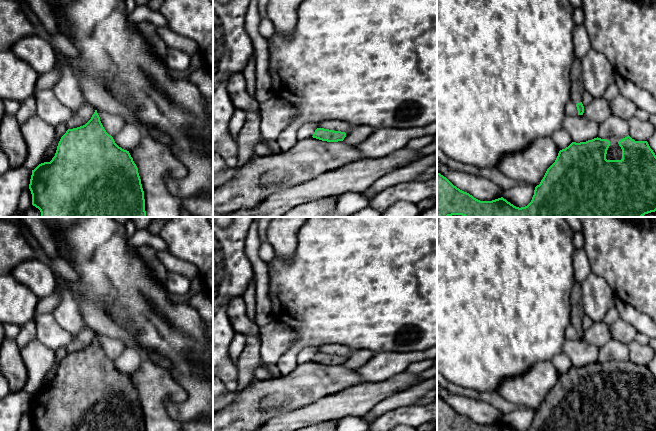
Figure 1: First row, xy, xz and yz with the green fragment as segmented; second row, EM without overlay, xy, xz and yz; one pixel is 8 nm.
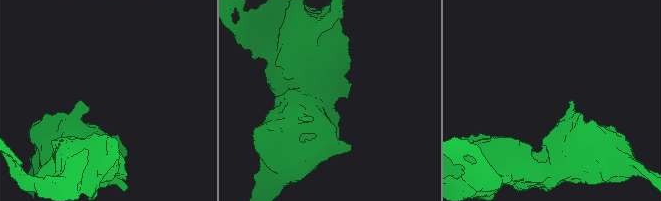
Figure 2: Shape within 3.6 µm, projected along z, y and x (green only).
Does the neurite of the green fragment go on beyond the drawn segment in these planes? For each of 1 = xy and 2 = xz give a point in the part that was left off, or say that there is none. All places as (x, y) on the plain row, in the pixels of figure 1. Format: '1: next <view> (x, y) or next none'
1: next none
2: next none

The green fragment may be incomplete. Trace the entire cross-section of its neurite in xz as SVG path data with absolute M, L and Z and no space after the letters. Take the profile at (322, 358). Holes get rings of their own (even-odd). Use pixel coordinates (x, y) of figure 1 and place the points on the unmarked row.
M317 352L312 361L327 366L338 366L344 364L346 357L324 352Z

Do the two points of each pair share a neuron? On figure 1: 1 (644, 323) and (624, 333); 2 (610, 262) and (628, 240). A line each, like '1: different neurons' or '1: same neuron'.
1: different neurons
2: same neuron

